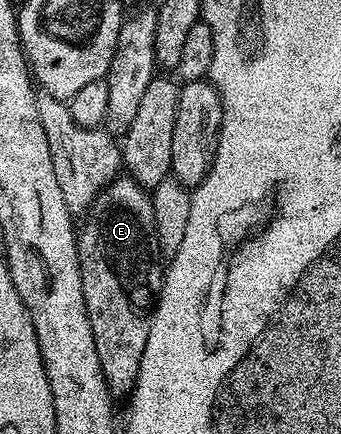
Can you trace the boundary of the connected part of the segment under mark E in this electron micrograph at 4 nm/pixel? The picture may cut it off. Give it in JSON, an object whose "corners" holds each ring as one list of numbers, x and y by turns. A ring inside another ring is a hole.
{"corners":[[120,176,111,182,101,191,95,202,86,211,83,226,78,227,75,243,79,249,79,271,81,272,81,288,85,296,85,308,89,316,89,328,93,328,93,344,97,344,97,360,101,362,101,372,107,381,107,387,111,390,112,395,119,394,130,395,135,389,135,381,141,368,141,360,145,356,145,342,149,340,149,328,151,327,151,316,155,313,155,303,160,297,163,288,163,279,165,277,165,259,163,252,159,248,157,240,157,220,153,220,153,204,148,191,137,183,130,176]]}

